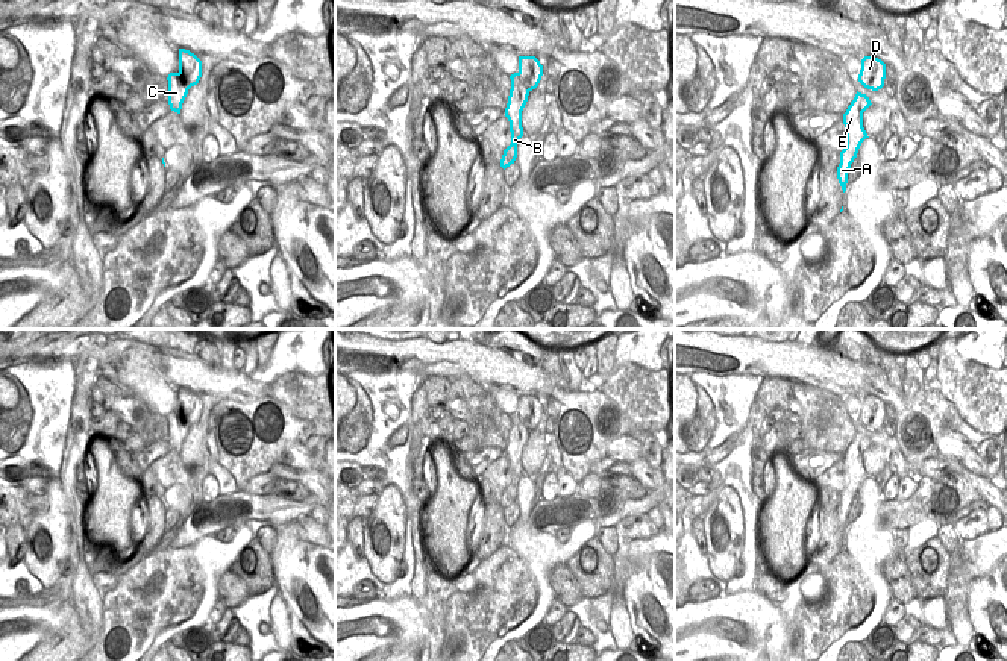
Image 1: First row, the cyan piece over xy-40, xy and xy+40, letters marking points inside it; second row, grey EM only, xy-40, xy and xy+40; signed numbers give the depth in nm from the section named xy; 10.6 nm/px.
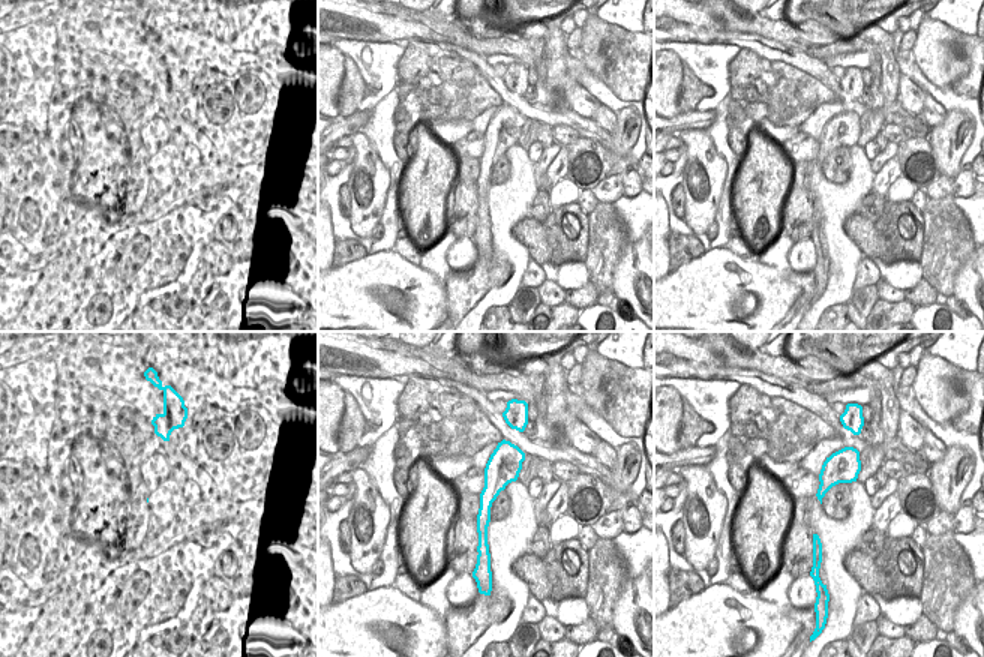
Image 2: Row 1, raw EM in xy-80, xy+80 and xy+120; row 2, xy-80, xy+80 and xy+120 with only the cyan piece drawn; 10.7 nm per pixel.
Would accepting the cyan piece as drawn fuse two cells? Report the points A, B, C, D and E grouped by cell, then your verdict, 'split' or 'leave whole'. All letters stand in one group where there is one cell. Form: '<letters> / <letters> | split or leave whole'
A B C E / D | split

